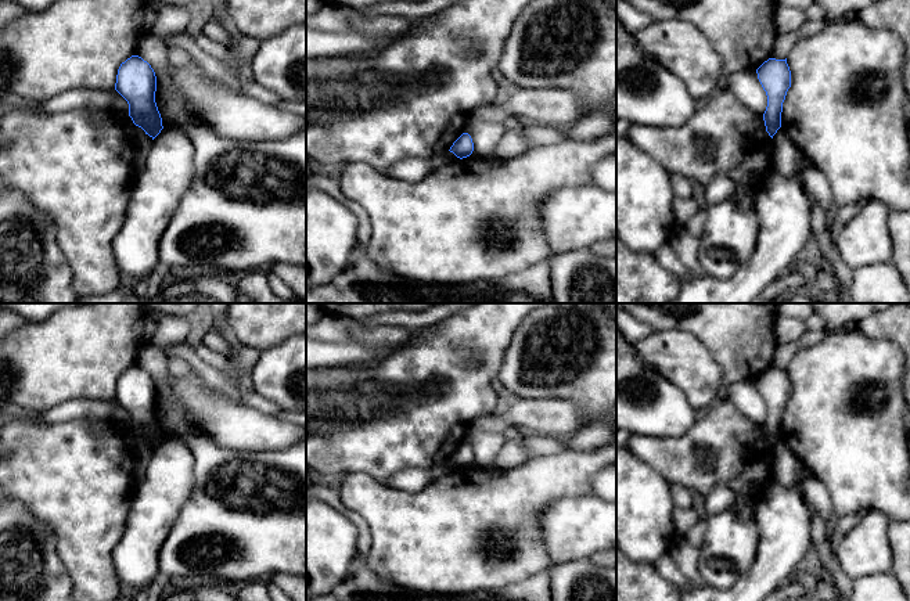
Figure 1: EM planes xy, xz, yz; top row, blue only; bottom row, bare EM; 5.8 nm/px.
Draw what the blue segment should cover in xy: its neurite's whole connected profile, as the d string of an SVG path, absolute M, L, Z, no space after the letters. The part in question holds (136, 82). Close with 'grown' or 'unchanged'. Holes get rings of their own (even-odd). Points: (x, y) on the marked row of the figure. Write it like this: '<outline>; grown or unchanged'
M139 55L121 64L115 90L127 101L129 116L152 140L163 129L155 102L157 76L151 65Z; unchanged

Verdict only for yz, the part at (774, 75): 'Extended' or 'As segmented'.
As segmented

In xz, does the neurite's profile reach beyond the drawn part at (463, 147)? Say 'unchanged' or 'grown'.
unchanged

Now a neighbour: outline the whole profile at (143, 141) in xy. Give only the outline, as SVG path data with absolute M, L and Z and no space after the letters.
M133 125L127 130L136 145L136 156L134 156L134 177L137 179L140 173L144 170L147 155L154 144L152 137L150 137L141 127Z

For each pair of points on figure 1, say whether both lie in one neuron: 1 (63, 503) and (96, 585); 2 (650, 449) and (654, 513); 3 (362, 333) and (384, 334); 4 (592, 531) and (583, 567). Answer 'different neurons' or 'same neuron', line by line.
1: same neuron
2: different neurons
3: same neuron
4: different neurons

